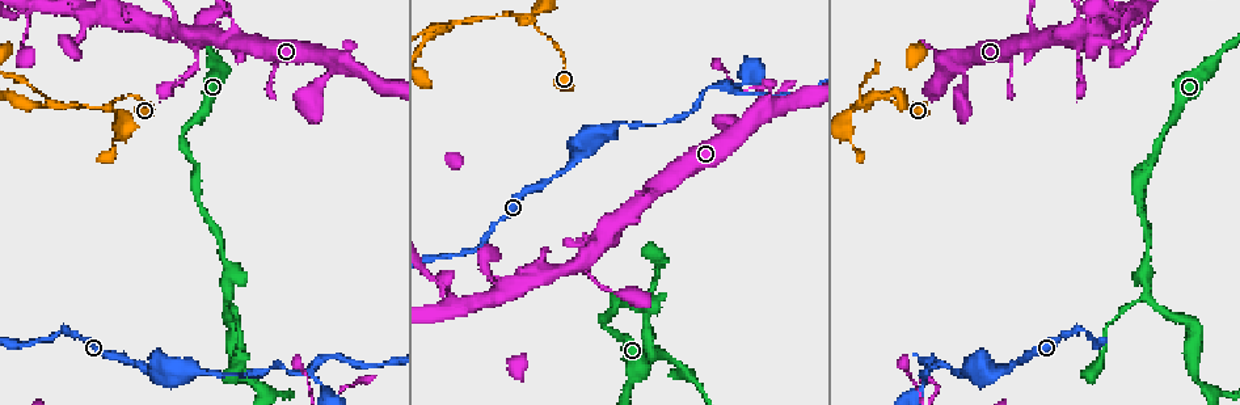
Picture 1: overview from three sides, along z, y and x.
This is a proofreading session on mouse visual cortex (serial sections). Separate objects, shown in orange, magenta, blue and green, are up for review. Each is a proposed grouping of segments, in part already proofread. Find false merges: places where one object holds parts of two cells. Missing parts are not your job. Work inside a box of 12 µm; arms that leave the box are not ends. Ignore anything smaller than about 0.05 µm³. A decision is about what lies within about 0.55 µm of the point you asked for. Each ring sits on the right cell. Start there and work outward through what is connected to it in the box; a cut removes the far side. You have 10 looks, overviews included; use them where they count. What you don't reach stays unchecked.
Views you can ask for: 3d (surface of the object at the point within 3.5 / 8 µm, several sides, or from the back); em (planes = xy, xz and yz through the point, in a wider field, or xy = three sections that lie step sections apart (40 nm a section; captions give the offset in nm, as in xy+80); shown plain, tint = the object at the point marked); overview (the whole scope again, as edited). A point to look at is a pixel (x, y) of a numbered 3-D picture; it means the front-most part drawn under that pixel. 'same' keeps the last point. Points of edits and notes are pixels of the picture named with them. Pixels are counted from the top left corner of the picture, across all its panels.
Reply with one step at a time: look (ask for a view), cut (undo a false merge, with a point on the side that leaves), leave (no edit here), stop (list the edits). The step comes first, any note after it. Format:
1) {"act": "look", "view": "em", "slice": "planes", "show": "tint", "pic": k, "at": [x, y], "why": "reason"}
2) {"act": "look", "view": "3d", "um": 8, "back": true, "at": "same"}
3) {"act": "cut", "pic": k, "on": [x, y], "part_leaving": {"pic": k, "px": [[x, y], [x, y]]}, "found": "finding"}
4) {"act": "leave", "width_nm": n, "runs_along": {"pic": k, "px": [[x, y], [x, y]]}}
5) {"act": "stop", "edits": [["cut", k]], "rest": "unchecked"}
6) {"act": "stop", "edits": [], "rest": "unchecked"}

{"act": "look", "view": "3d", "um": 8, "back": true, "pic": 1, "at": [226, 298], "why": "a fork"}

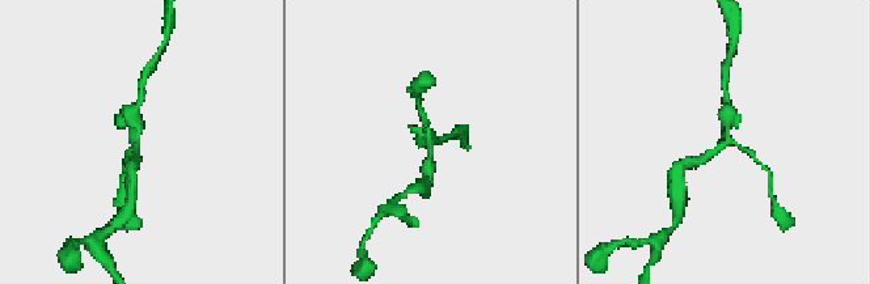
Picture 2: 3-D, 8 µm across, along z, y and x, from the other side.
{"act": "look", "view": "em", "slice": "xy", "step": 1, "show": "tint", "pic": 2, "at": [134, 140]}

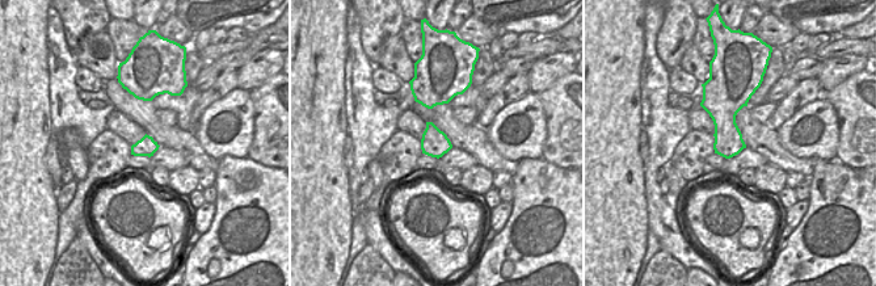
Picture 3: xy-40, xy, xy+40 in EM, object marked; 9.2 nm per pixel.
{"act": "leave", "arm_widths_nm": [200, 200, 400], "runs_along": {"pic": 2, "px": [[727, 106], [727, 142], [697, 161]]}, "found": "all the same cell"}

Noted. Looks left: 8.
{"act": "look", "view": "3d", "um": 3.5, "pic": 1, "at": [727, 90], "why": "three arms meet"}

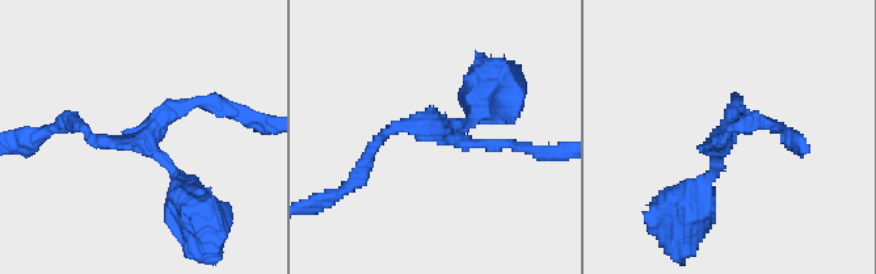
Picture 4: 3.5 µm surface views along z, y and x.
{"act": "look", "view": "em", "slice": "xy", "step": 5, "show": "tint", "pic": 4, "at": [143, 142], "why": "now the EM"}

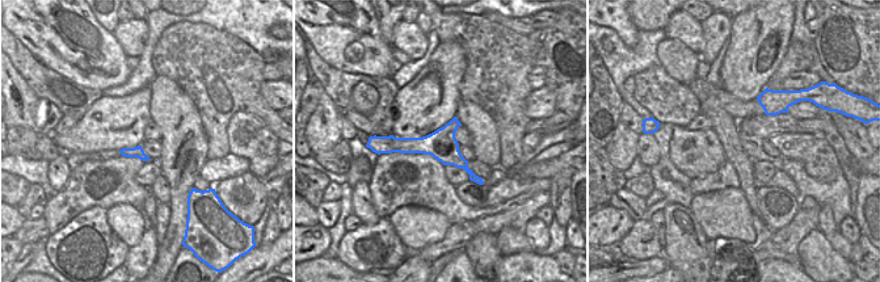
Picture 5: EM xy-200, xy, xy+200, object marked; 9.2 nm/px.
{"act": "leave", "runs_along": {"pic": 4, "px": [[366, 156], [395, 126], [467, 123], [484, 100]]}, "found": "all the same cell"}

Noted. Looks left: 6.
{"act": "look", "view": "3d", "um": 8, "back": true, "pic": 1, "at": [53, 108], "why": "side arm on a straight run"}

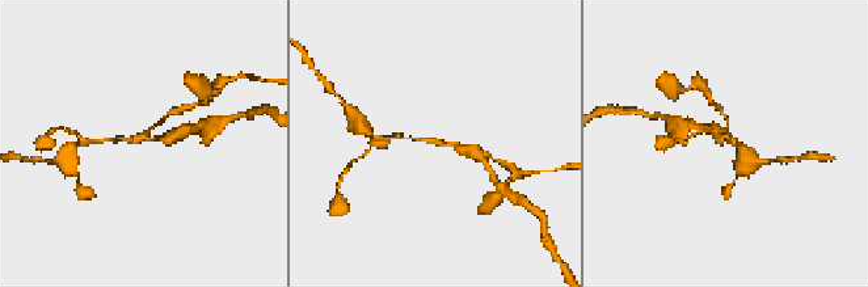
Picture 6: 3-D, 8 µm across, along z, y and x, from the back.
{"act": "look", "view": "em", "slice": "xy", "step": 1, "show": "tint", "pic": 6, "at": [435, 140], "arms": 3, "arm_widths_nm": [100, 100, 200]}

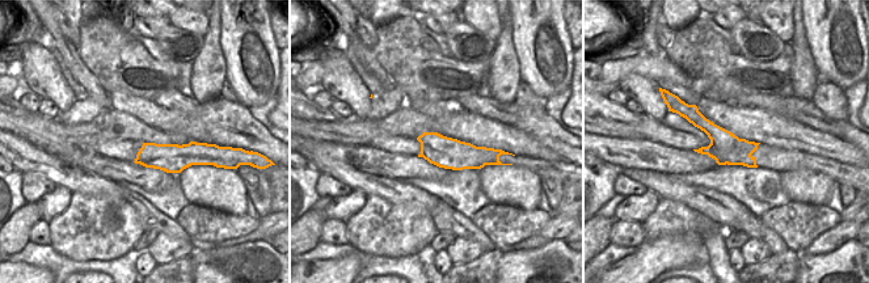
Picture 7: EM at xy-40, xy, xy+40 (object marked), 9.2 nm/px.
{"act": "cut", "pic": 6, "on": [171, 135], "width_nm": 280, "part_leaving": {"pic": 6, "px": [[140, 139], [171, 139], [190, 130]]}, "found": "two cells meet here"}

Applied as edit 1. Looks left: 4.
{"act": "look", "view": "overview"}

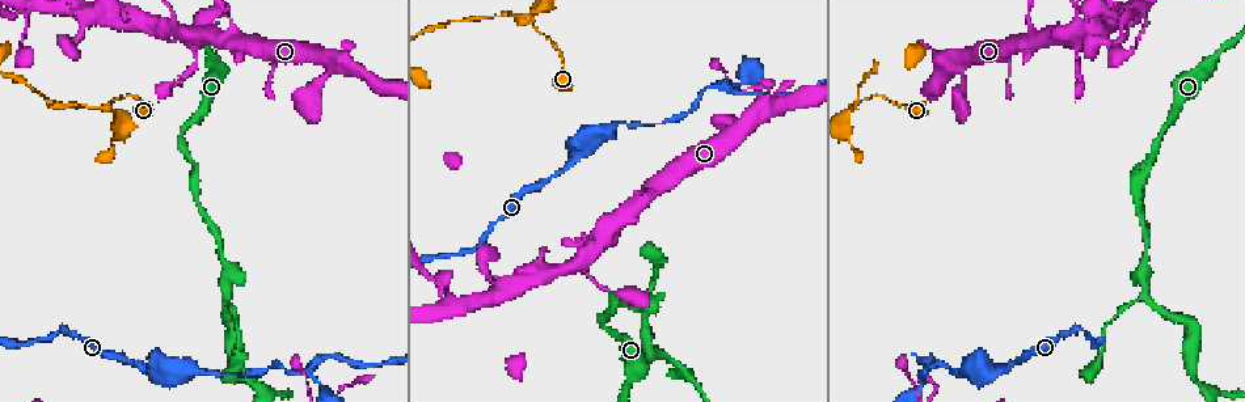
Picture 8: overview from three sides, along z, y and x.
{"act": "look", "view": "3d", "um": 3.5, "pic": 8, "at": [29, 16], "why": "small branch off a trunk"}

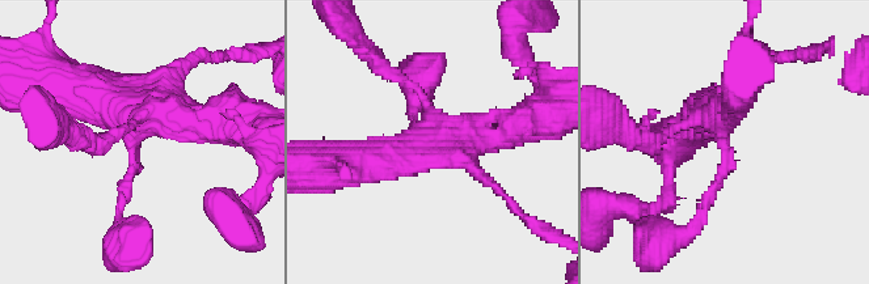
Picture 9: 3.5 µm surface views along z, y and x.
{"act": "look", "view": "em", "slice": "xy", "step": 3, "show": "tint", "pic": 9, "at": [724, 145], "arms": 4, "arm_widths_nm": [150, 150, 400, 450]}

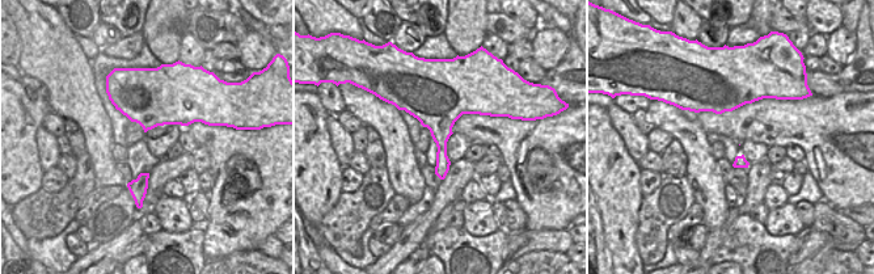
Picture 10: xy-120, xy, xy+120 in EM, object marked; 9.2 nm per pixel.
{"act": "leave", "width_nm": 380, "runs_along": {"pic": 9, "px": [[193, 122], [133, 122], [121, 227]]}, "found": "continuous, no second cell"}

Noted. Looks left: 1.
{"act": "stop", "edits": [["cut", 6]], "rest": "unchecked"}

